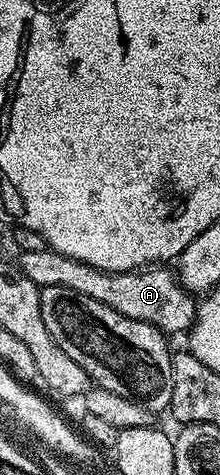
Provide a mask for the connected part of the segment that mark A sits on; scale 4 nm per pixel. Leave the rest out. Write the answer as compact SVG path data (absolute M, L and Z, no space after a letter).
M50 247L37 249L37 253L25 251L18 257L19 270L25 272L29 281L36 283L39 288L61 285L74 289L77 293L85 293L87 297L93 297L95 301L117 309L130 319L153 324L168 336L174 337L178 331L190 332L191 324L195 322L196 300L190 291L180 285L176 272L166 271L166 266L155 265L150 269L137 271L102 271L73 257L65 257L65 253L57 253Z

